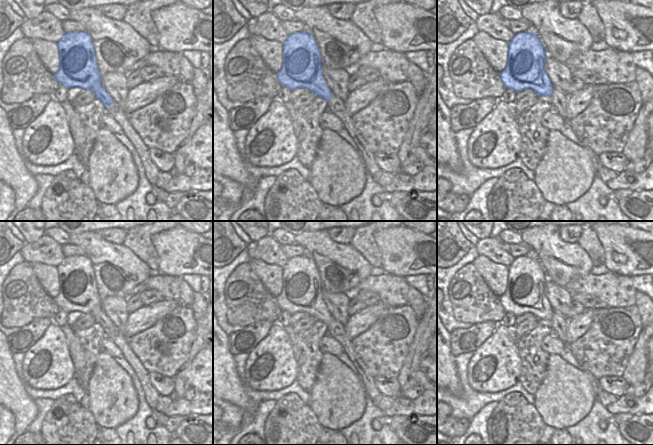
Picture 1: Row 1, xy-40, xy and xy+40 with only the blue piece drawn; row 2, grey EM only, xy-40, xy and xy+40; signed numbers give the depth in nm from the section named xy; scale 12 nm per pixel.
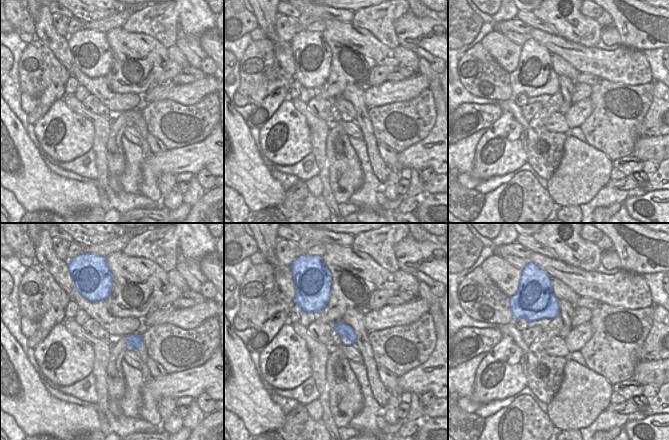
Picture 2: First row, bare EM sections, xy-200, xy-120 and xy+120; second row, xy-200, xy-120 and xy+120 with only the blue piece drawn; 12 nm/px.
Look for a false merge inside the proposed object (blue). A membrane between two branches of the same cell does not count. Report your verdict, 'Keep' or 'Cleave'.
Keep

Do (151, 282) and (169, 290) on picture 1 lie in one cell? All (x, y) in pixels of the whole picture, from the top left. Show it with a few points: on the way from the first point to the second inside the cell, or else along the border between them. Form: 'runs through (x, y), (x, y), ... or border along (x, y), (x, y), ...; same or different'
runs through (155, 282), (161, 282), (165, 286); same

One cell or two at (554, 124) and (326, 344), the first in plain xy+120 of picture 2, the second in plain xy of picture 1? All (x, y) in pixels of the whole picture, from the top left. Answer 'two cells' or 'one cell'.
one cell

